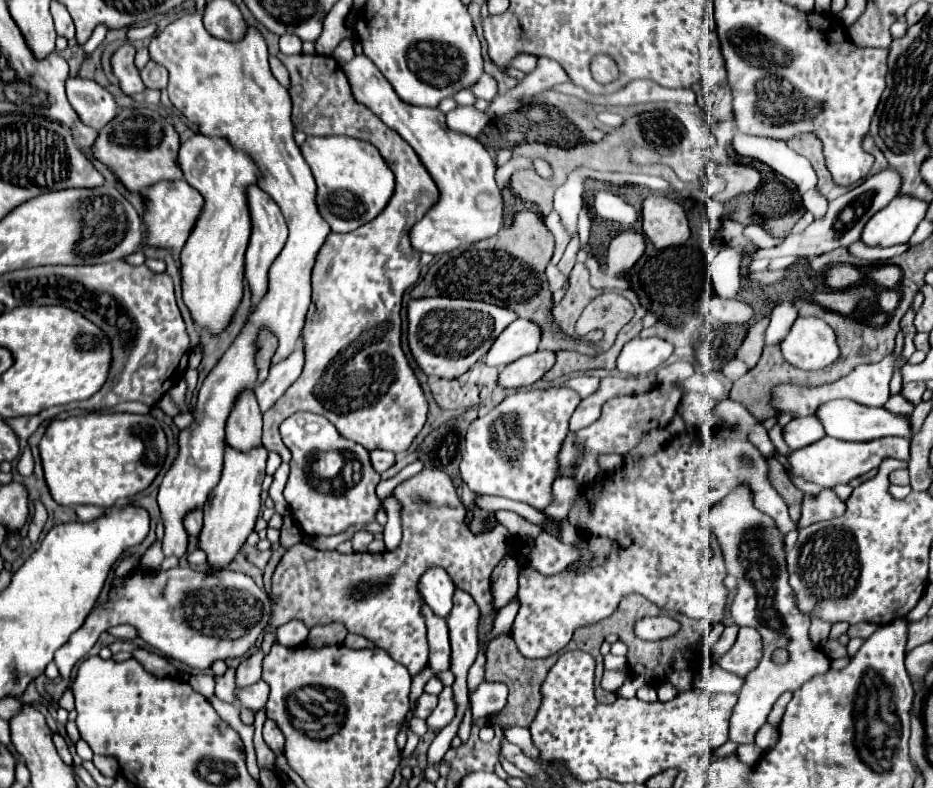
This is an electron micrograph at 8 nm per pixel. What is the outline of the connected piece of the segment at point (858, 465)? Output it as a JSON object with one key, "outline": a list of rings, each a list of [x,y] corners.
{"outline":[[[822,437],[820,441],[806,445],[802,449],[796,449],[788,455],[788,477],[802,477],[804,481],[816,483],[824,489],[832,489],[840,483],[848,483],[854,477],[860,477],[864,473],[868,473],[870,469],[878,467],[882,463],[884,457],[896,457],[896,459],[908,459],[908,447],[910,441],[902,439],[902,437],[882,437],[876,441],[868,441],[868,443],[846,443],[840,439],[832,439],[832,437]]]}

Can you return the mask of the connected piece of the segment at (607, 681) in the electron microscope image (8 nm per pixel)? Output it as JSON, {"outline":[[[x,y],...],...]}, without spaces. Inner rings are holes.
{"outline":[[[604,671],[604,677],[602,677],[602,687],[606,691],[618,691],[622,687],[622,683],[626,681],[626,675],[624,671]]]}

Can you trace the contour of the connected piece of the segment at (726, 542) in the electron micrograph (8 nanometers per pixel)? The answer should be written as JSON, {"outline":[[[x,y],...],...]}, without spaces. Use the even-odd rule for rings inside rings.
{"outline":[[[740,483],[722,501],[714,503],[708,511],[708,529],[716,535],[724,565],[730,575],[738,579],[736,595],[730,605],[734,623],[754,627],[762,635],[764,657],[760,665],[744,677],[744,685],[738,693],[738,703],[730,717],[730,741],[738,745],[754,743],[754,735],[766,723],[766,717],[774,701],[784,691],[796,691],[804,681],[814,675],[822,675],[830,669],[830,659],[810,639],[810,615],[798,609],[796,593],[788,583],[784,535],[778,531],[772,517],[754,507],[754,493],[748,483]],[[774,649],[788,649],[790,657],[786,665],[774,665]]]}

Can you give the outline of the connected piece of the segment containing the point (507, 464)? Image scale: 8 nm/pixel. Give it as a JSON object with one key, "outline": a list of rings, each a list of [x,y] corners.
{"outline":[[[570,387],[508,395],[488,415],[470,423],[460,463],[464,483],[480,495],[500,495],[544,509],[550,503],[550,487],[556,479],[556,455],[570,431],[568,421],[580,401],[580,395]]]}

